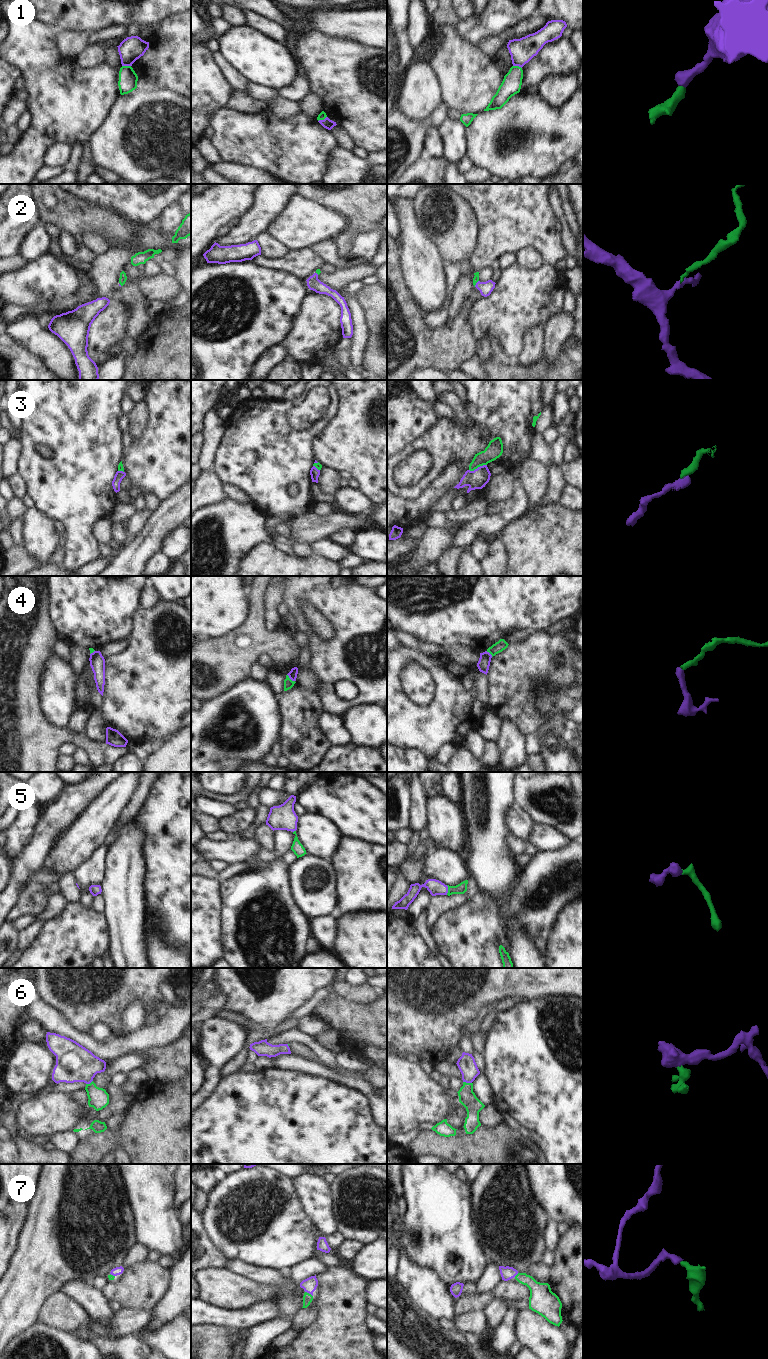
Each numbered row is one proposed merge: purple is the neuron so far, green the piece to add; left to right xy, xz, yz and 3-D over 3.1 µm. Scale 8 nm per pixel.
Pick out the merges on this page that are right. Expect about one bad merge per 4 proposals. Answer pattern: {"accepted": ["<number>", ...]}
{"accepted": ["2", "3", "5", "6", "7"]}

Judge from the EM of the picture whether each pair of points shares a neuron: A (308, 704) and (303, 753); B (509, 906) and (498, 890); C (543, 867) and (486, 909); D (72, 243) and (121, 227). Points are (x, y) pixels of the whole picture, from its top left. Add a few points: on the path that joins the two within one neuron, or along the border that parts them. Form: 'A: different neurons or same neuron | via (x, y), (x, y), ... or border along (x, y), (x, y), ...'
A: same neuron | via (303, 716), (303, 741)
B: different neurons | border along (517, 878), (512, 892), (501, 900), (481, 894)
C: same neuron | via (533, 882), (506, 909), (501, 909)
D: different neurons | border along (61, 232), (67, 232), (74, 236)

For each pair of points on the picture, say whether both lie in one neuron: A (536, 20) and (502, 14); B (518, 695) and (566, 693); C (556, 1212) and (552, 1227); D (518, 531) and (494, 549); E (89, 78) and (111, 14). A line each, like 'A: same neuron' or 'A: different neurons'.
A: different neurons
B: different neurons
C: different neurons
D: different neurons
E: different neurons

